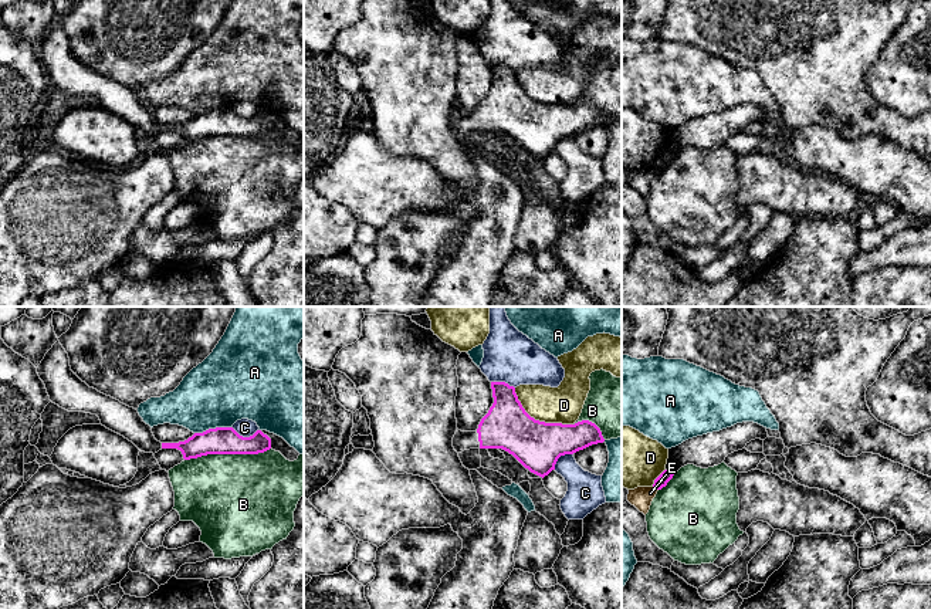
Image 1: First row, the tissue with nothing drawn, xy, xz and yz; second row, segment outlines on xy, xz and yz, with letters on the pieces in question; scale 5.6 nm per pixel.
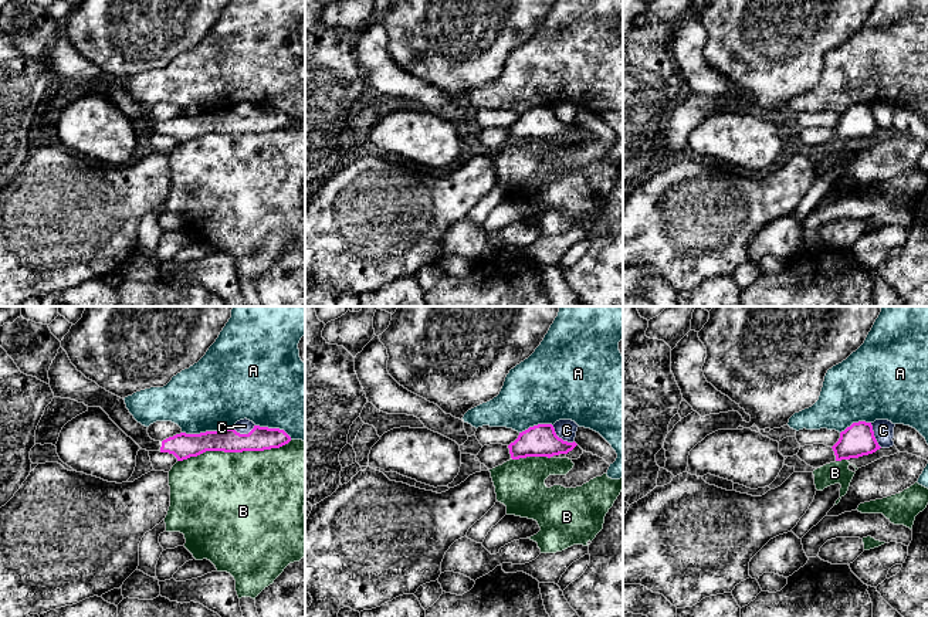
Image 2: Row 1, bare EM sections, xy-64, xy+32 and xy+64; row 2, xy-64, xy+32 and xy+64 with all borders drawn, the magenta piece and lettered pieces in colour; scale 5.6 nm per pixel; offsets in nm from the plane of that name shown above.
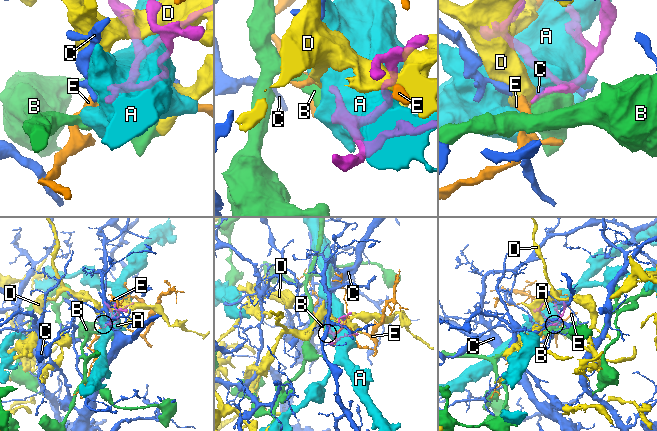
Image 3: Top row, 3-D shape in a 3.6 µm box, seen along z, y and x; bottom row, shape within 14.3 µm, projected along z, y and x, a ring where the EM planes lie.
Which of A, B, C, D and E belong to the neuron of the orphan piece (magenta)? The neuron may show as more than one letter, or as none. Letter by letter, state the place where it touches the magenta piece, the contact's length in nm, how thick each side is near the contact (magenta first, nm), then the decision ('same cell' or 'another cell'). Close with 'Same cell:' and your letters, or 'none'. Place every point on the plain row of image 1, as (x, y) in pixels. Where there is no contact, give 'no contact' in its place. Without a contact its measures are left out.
A: meets magenta in xy at (213, 111); contact 220 nm long; 160 nm thick on the magenta side, 400 nm on the other; another cell
B: meets magenta in xy at (227, 135); contact 500 nm long; 160 nm thick on the magenta side, 500 nm on the other; another cell
C: meets magenta in xy at (246, 119); contact 160 nm long; 160 nm thick on the magenta side, 100 nm on the other; another cell
D: meets magenta in xz at (538, 102); contact 400 nm long; 280 nm thick on the magenta side, 220 nm on the other; another cell
E: meets magenta in yz at (656, 171); contact 40 nm long; 70 nm thick on the magenta side, 120 nm on the other; another cell
Same cell: none

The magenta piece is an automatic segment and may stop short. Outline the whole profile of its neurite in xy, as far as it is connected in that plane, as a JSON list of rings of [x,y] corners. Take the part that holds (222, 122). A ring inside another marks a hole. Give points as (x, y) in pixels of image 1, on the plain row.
[[[60,23],[45,35],[37,55],[53,85],[68,94],[97,97],[102,108],[123,118],[145,135],[177,131],[184,142],[190,142],[207,136],[258,136],[271,131],[271,121],[261,112],[243,119],[233,109],[209,111],[179,125],[158,124],[152,109],[136,91],[89,70],[71,53],[68,35]]]

